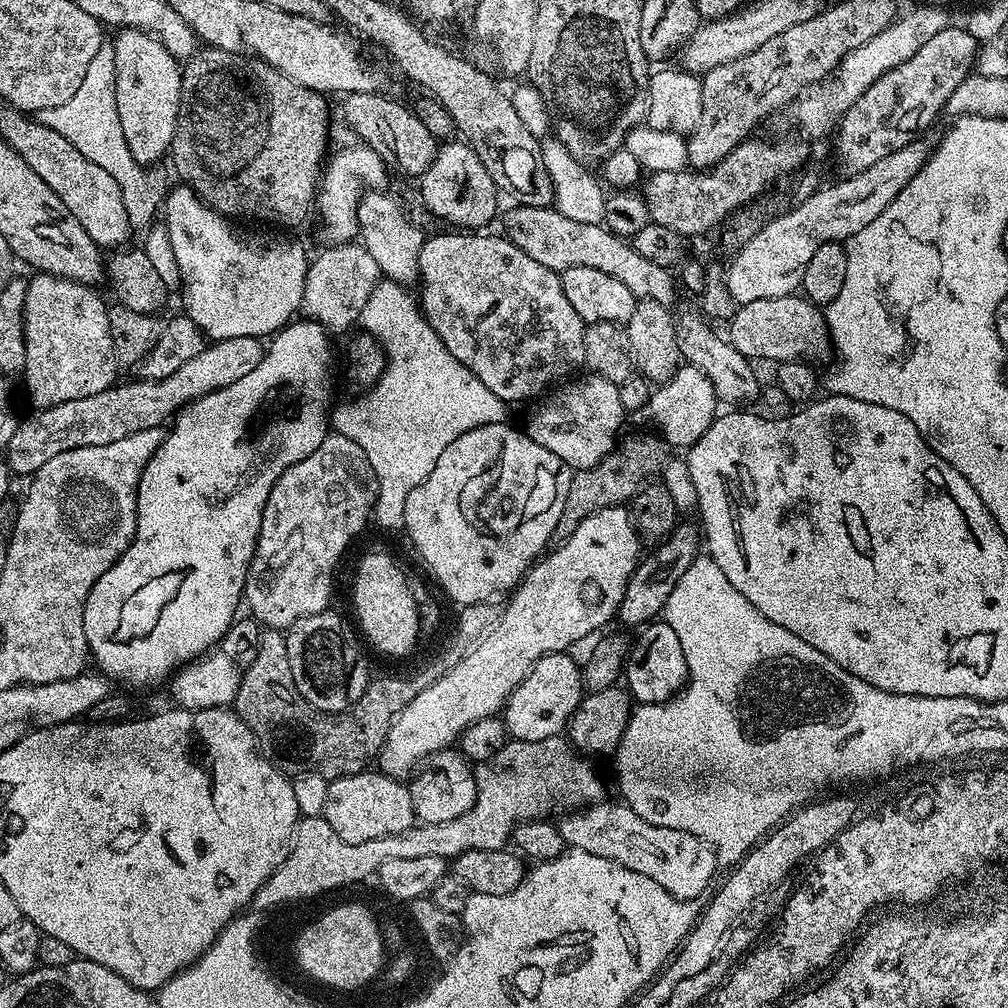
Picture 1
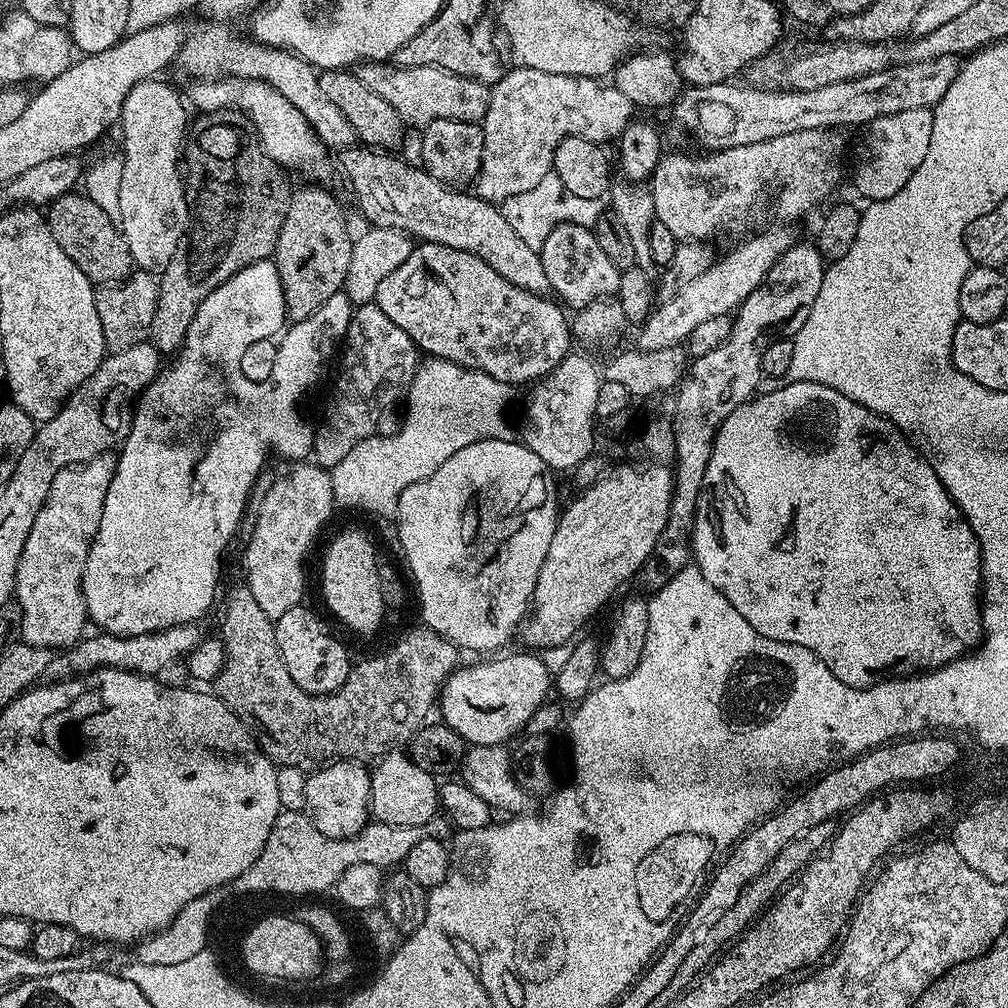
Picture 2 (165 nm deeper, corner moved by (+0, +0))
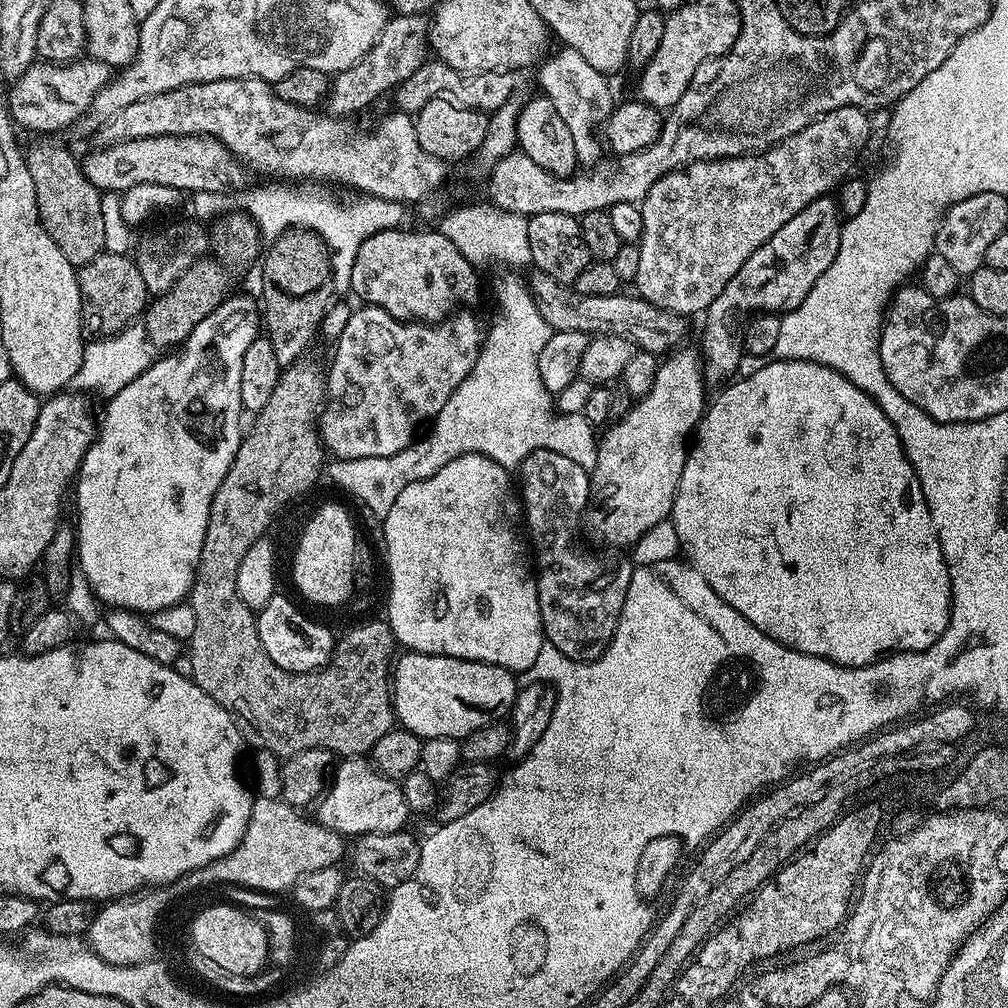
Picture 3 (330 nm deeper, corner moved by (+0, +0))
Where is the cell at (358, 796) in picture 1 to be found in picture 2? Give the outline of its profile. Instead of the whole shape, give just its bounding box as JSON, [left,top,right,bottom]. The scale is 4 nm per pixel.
[305,760,372,840]

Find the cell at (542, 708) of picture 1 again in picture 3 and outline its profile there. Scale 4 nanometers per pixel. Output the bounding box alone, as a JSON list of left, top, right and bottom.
[390,651,518,741]

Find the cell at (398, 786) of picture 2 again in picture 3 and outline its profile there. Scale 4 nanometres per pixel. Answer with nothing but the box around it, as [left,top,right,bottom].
[316,756,410,838]

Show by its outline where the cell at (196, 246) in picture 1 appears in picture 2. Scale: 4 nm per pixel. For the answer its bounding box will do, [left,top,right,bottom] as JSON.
[82,259,354,636]

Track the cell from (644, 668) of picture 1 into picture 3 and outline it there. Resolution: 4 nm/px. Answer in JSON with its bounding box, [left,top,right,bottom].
[518,450,634,660]

